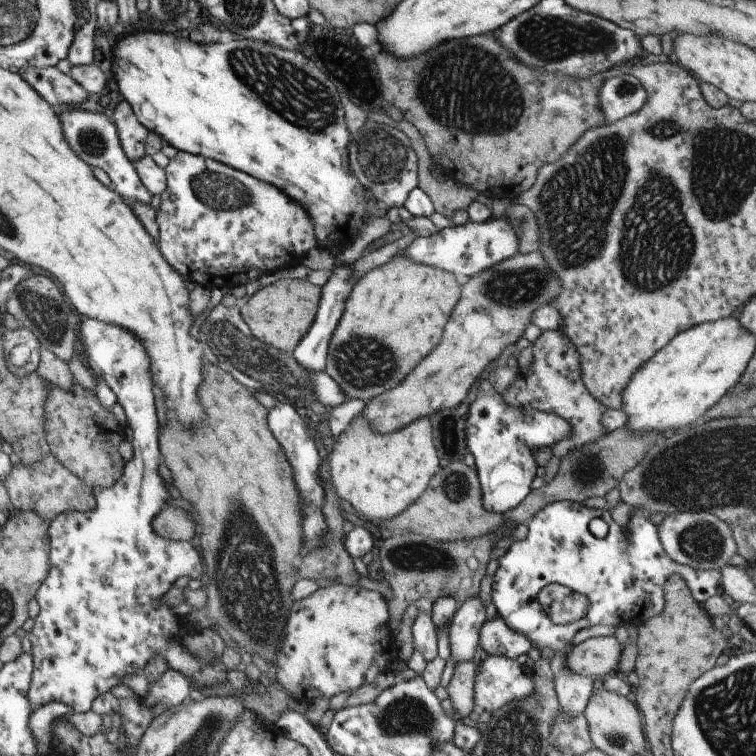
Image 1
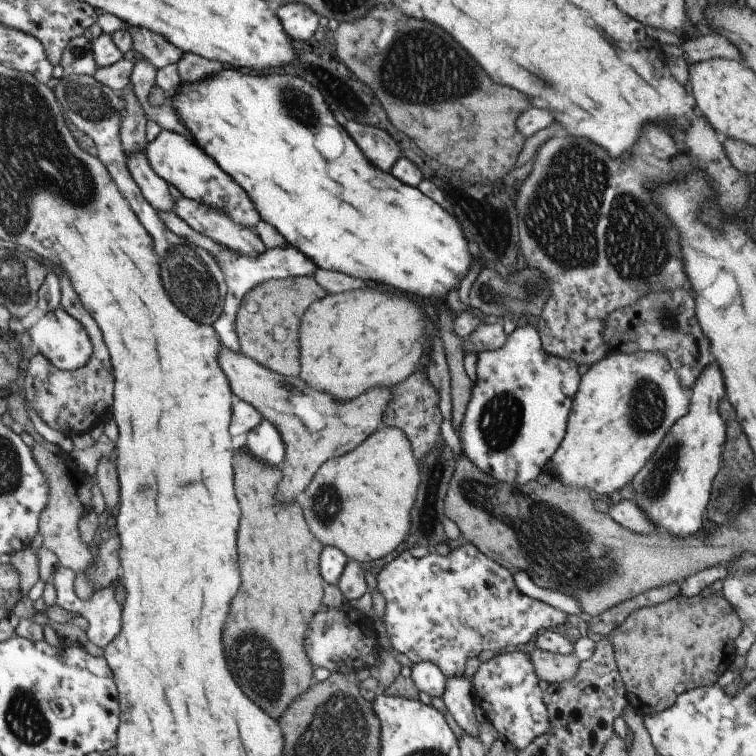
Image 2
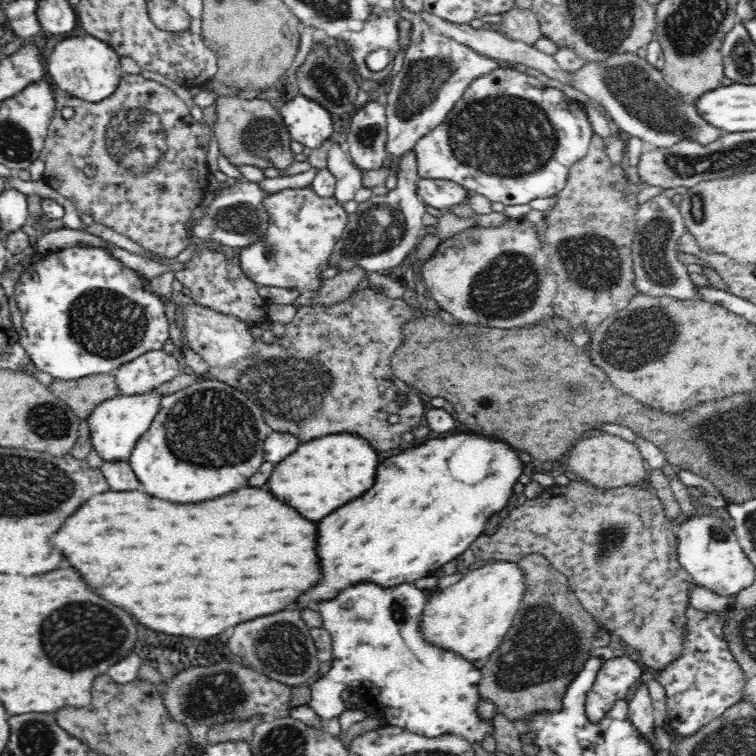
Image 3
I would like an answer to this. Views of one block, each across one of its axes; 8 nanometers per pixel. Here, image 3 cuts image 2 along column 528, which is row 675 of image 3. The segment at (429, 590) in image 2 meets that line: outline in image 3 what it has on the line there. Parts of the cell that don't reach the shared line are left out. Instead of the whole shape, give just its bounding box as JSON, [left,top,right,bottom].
[585,657,642,724]

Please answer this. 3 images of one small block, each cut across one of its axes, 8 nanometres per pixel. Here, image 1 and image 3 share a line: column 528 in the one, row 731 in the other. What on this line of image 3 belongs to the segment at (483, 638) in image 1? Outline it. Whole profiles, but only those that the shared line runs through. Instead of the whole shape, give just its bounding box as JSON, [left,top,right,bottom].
[629,683,654,739]

